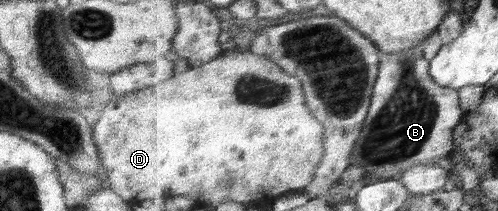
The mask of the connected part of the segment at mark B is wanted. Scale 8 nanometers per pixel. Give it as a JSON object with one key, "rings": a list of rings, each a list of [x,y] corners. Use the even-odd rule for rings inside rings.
{"rings":[[[427,41],[417,48],[398,54],[384,54],[381,60],[381,73],[375,87],[373,105],[370,109],[365,128],[357,140],[353,152],[353,162],[366,169],[368,181],[388,180],[402,177],[405,172],[419,164],[435,164],[440,159],[450,156],[455,150],[455,130],[465,117],[460,102],[460,92],[450,87],[442,87],[431,75],[431,60],[424,58]]]}

